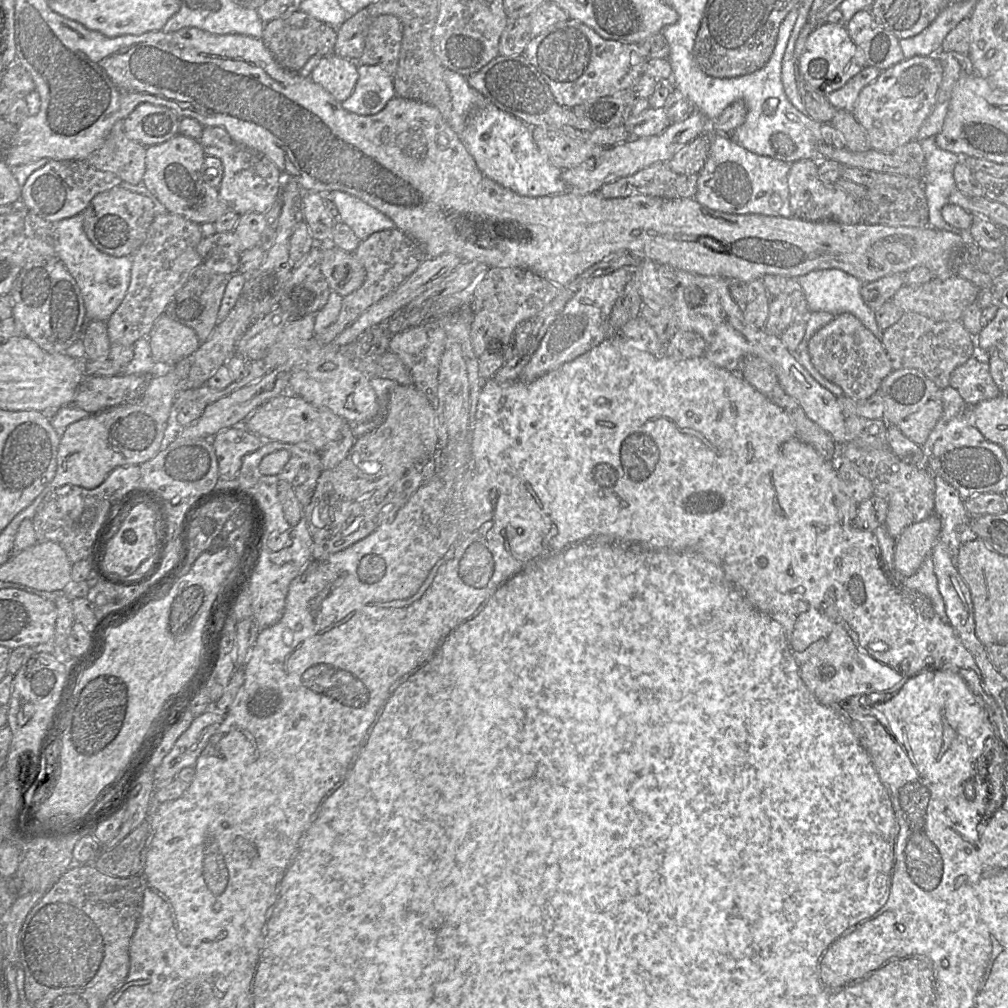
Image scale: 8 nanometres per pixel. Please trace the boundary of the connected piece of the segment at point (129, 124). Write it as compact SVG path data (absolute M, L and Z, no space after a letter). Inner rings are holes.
M141 103L123 119L124 133L144 146L161 144L179 133L179 120L167 107Z

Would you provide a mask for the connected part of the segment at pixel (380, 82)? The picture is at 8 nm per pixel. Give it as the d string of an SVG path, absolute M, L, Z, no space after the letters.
M358 65L358 81L342 107L360 116L381 112L396 96L393 77L381 65Z

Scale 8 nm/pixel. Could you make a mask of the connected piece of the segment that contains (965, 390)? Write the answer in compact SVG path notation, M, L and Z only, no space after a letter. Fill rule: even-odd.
M974 356L953 370L949 386L969 405L993 399L1000 394L991 377L988 362L978 360Z

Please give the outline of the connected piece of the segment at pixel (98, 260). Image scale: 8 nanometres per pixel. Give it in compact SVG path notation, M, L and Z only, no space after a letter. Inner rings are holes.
M83 214L62 219L52 224L53 246L57 257L75 279L85 307L85 326L91 320L107 322L123 301L131 279L133 257L115 257L98 250L88 239L83 228ZM116 278L118 285L112 287L108 280Z

